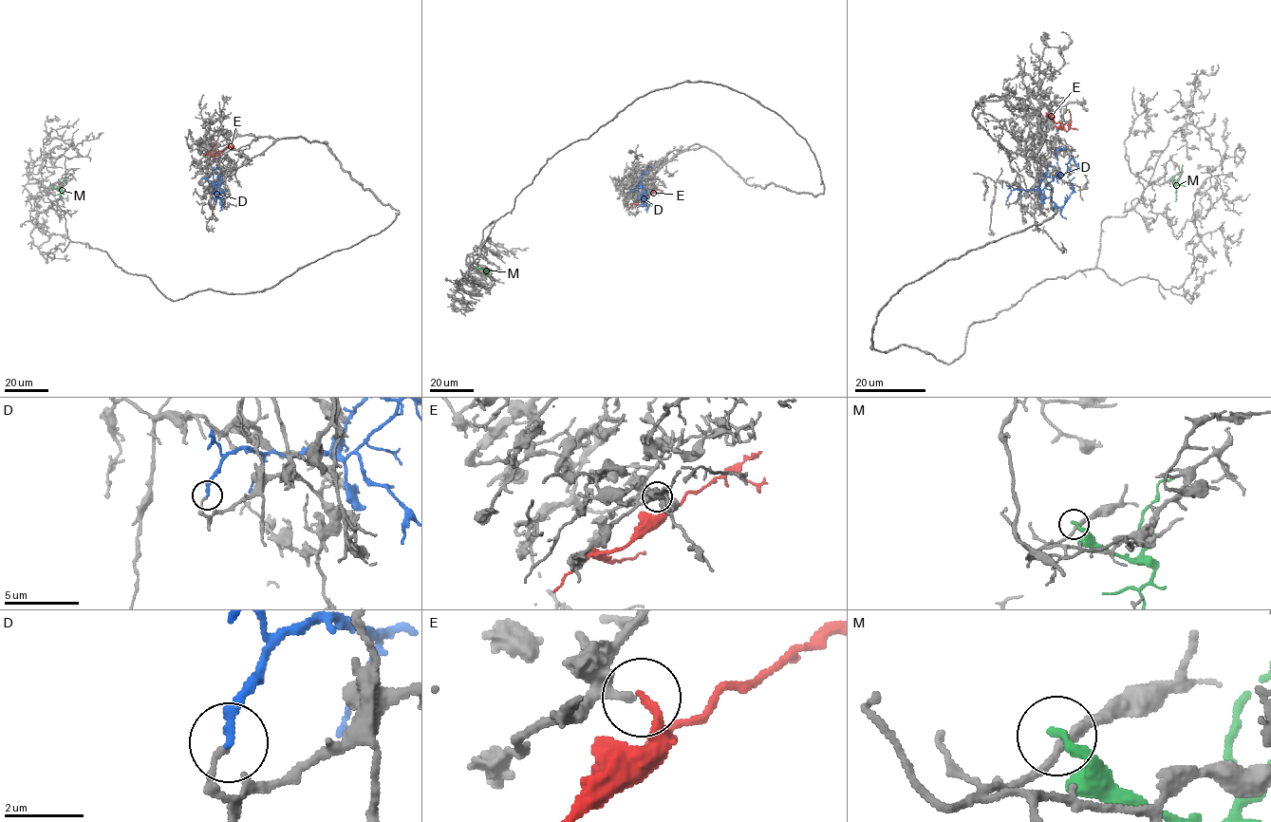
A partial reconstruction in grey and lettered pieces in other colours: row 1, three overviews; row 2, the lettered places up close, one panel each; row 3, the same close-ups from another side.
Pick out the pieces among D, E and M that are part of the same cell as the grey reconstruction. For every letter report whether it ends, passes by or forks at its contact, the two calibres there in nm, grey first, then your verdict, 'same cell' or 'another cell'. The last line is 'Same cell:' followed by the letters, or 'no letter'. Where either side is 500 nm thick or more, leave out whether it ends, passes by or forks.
D: it ends there; 120 nm thick on the grey side, 200 nm on the other; another cell
E: it ends there; 170 nm thick on the grey side, 200 nm on the other; same cell
M: it ends there; 200 nm thick on the grey side, 240 nm on the other; another cell
Same cell: E

